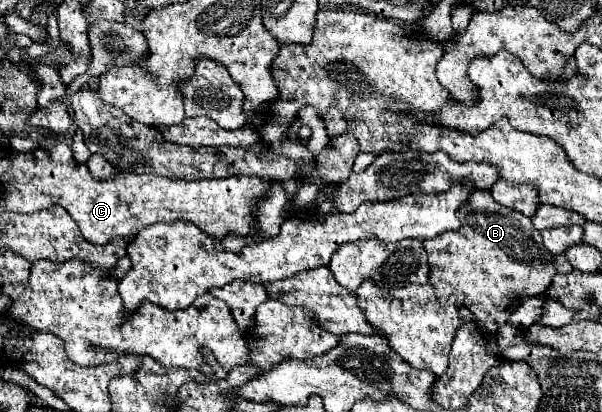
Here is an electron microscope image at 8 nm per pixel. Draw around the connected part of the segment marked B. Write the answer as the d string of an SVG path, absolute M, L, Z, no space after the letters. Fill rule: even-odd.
M487 190L473 192L457 210L461 228L443 232L437 238L423 240L429 256L429 284L437 296L463 292L471 314L485 324L489 332L497 332L511 312L513 304L545 292L557 270L553 268L553 254L545 252L539 230L533 222L511 208L497 204Z

